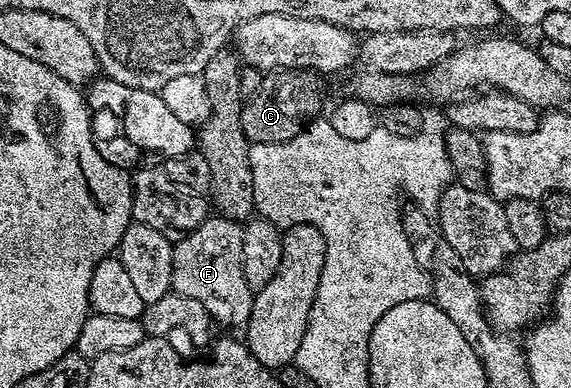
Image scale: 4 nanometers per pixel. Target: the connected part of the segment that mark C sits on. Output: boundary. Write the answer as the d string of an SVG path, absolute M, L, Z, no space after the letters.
M266 71L259 91L241 104L243 133L250 144L288 143L296 140L301 126L317 115L321 107L318 76L311 71Z

